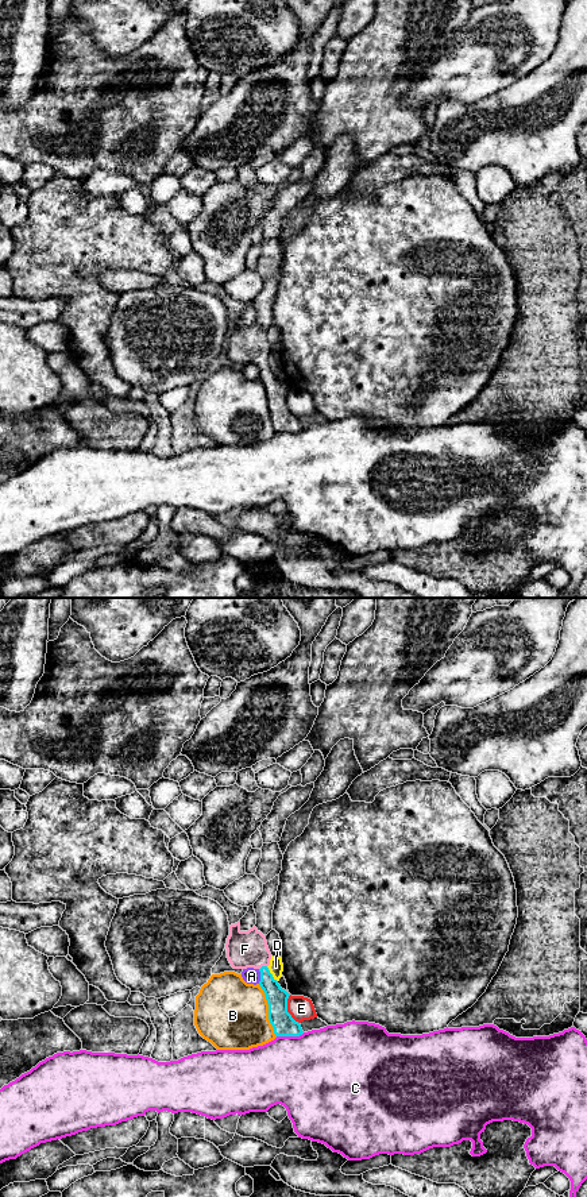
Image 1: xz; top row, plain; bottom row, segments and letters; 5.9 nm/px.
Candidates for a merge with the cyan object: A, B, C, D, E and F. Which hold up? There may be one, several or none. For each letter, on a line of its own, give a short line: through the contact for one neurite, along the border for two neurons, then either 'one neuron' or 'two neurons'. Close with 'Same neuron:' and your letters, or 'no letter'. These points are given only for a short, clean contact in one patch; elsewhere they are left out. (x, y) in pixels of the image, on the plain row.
A: line xz (258, 365), (259, 378); two neurons
B: two neurons
C: two neurons
D: two neurons
E: two neurons
F: line xz (277, 393), (267, 378), (262, 362), (244, 344); one neuron
Same neuron: F

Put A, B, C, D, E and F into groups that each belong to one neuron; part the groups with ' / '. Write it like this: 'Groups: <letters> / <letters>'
Groups: A / B / C / D / E / F

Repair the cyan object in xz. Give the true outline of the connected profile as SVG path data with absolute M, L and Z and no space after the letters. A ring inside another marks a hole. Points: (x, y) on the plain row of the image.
M240 317L229 321L225 339L227 354L233 364L254 363L260 367L259 381L269 399L269 416L275 432L300 432L304 429L301 420L287 408L290 389L281 383L269 366L271 348L266 331L255 321L248 327L240 325Z

